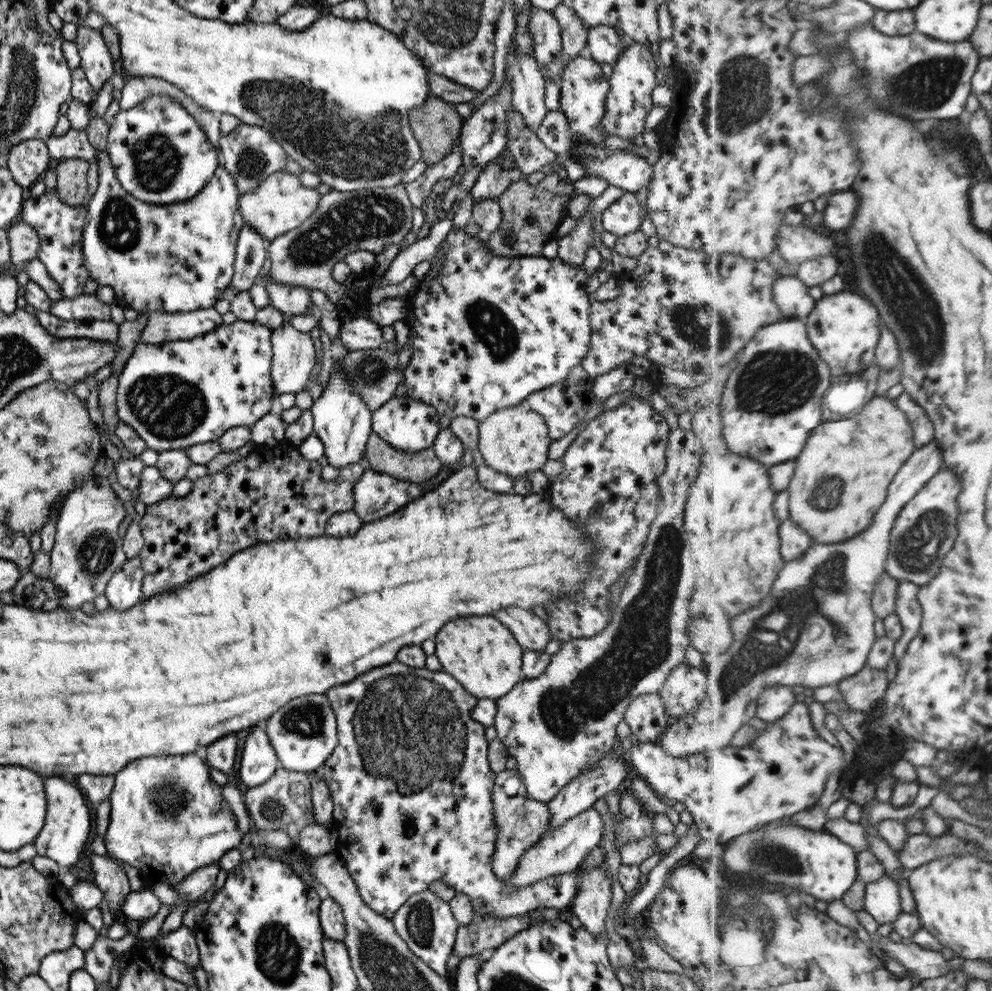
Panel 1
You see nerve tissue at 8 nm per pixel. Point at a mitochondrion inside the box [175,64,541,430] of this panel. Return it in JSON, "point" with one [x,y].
{"point":[365,149]}

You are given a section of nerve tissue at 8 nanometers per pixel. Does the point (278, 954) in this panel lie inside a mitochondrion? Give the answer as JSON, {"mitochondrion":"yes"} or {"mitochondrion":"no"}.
{"mitochondrion":"yes"}

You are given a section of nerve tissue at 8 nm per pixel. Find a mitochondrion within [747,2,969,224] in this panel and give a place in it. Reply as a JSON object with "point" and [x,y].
{"point":[925,86]}

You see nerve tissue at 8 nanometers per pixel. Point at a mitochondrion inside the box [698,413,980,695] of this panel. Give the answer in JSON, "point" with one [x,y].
{"point":[918,549]}

